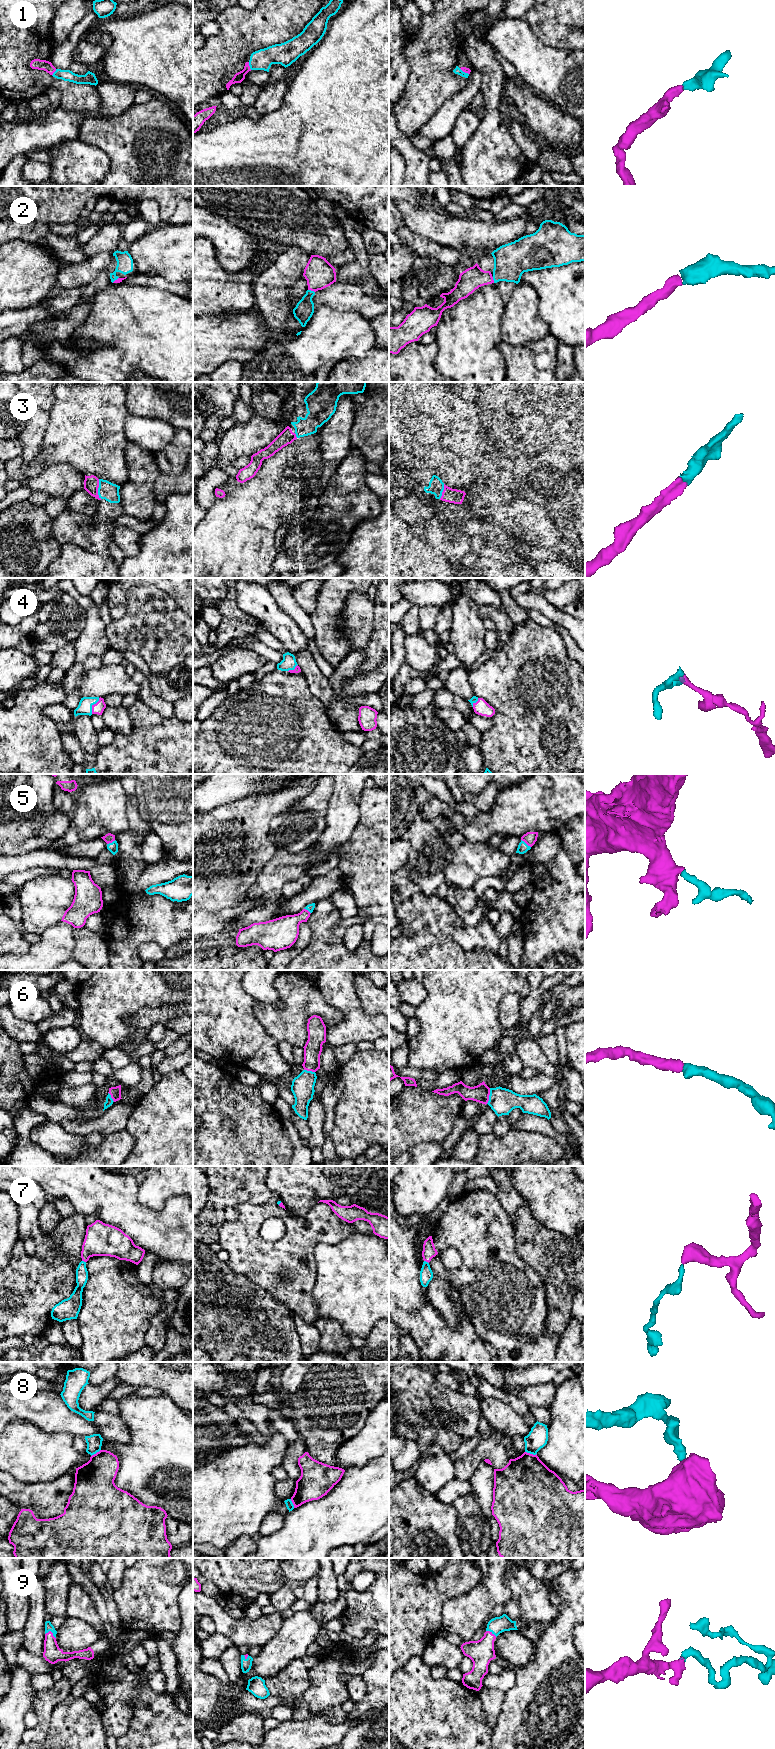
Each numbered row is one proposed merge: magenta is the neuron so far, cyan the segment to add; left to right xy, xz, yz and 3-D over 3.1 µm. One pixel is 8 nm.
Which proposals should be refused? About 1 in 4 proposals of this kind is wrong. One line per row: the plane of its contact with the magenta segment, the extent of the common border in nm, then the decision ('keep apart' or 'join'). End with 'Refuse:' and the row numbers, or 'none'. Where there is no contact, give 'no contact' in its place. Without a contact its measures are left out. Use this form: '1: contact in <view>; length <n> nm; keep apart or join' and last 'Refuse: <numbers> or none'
1: contact in xz; length 70 nm; join
2: contact in xz; length 60 nm; join
3: contact in yz; length 130 nm; join
4: contact in xy; length 140 nm; join
5: contact in yz; length 100 nm; join
6: contact in yz; length 130 nm; join
7: contact in yz; length 50 nm; join
8: contact in yz; length 100 nm; keep apart
9: contact in xy; length 100 nm; join
Refuse: 8

